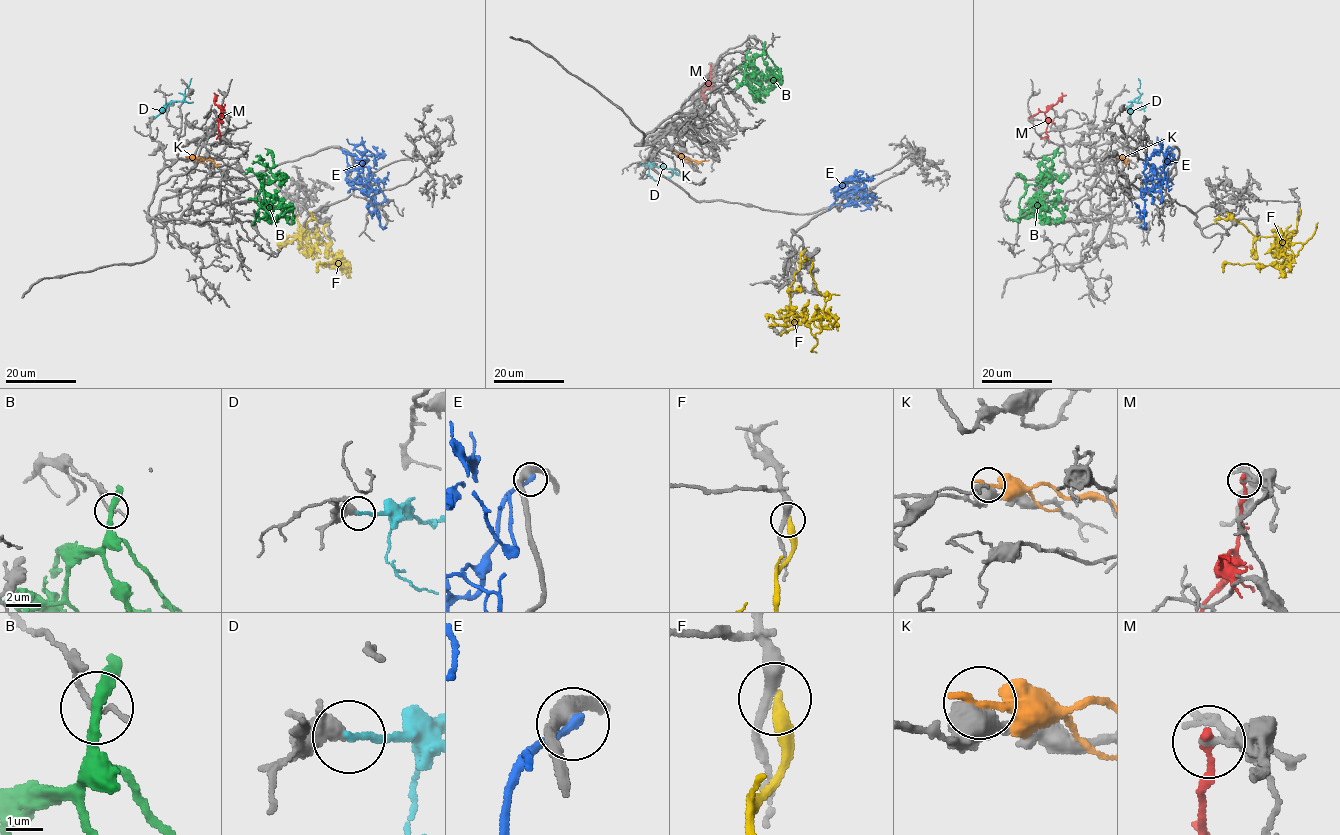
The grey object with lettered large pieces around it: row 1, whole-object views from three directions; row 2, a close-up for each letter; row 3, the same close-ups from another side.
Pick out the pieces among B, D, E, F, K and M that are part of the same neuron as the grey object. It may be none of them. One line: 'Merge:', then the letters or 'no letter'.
Merge: no letter

